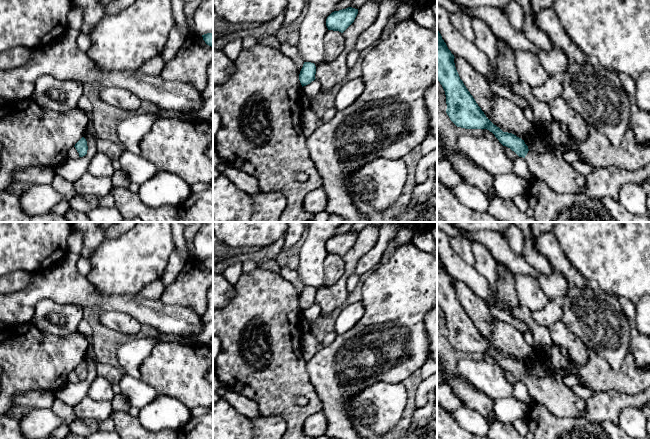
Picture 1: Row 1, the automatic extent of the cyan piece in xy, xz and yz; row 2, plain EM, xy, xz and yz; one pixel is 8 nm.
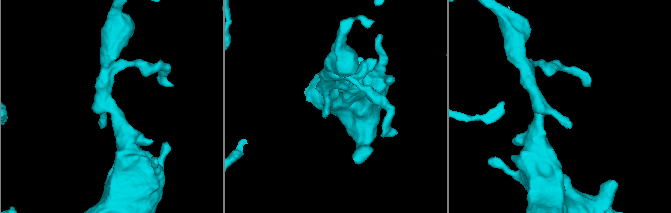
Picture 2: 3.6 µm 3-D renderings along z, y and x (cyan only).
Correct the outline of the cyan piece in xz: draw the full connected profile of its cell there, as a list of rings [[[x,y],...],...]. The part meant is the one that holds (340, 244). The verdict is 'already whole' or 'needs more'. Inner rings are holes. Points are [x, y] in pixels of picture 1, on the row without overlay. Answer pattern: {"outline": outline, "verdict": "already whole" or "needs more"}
{"outline": [[[348,231],[339,235],[332,236],[326,243],[328,254],[343,257],[355,244],[358,233]]], "verdict": "already whole"}

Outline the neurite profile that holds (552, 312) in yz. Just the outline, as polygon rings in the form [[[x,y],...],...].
[[[552,299],[548,304],[538,311],[532,311],[533,320],[545,327],[554,325],[557,321],[561,320],[563,310],[559,300]]]

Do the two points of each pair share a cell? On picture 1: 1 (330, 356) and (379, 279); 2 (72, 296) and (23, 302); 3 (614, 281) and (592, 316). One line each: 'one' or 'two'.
1: one
2: one
3: two

